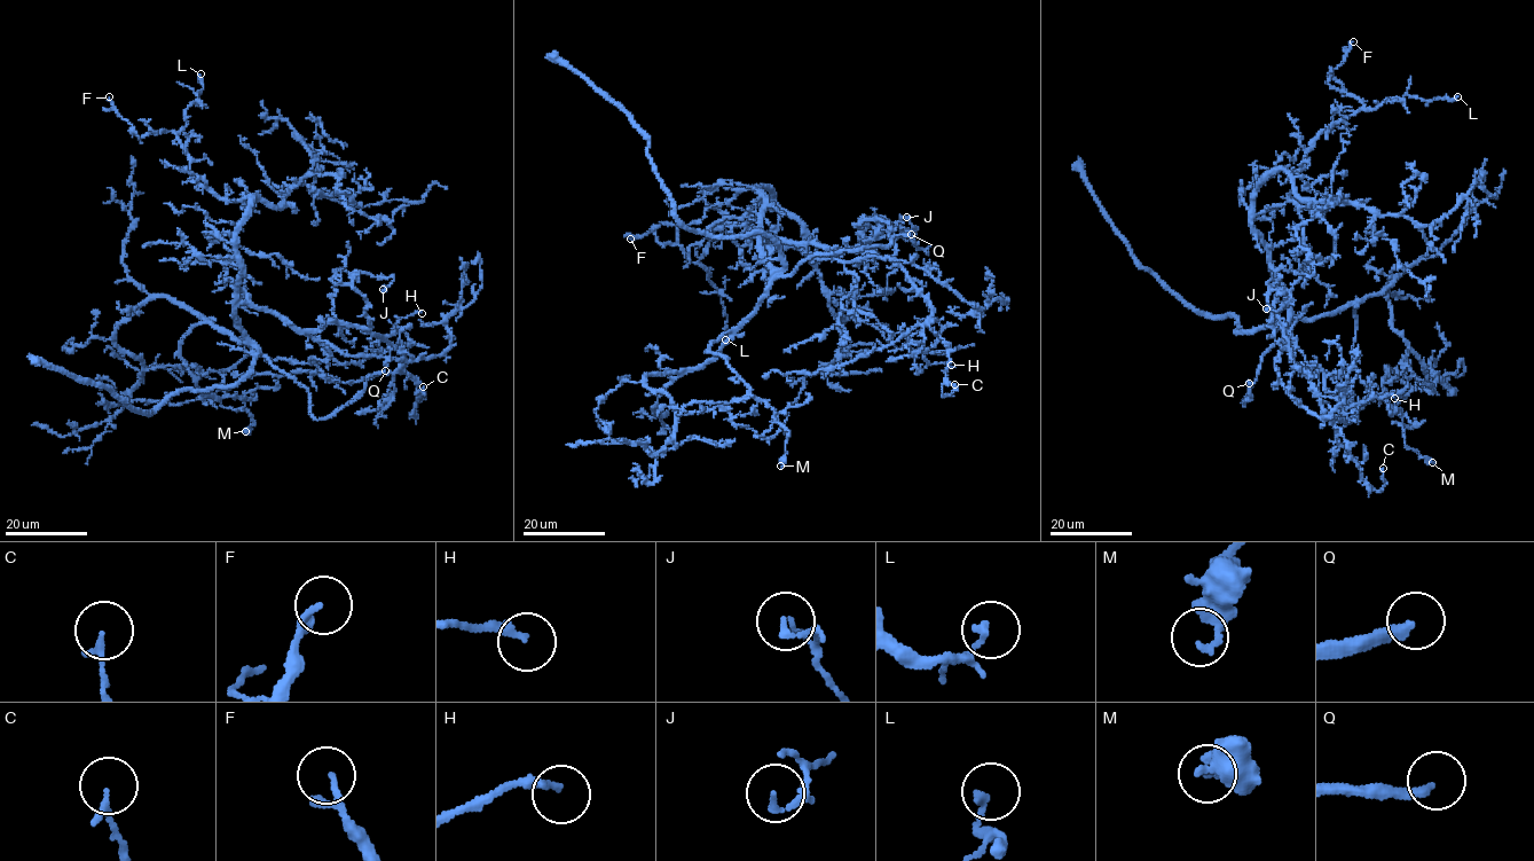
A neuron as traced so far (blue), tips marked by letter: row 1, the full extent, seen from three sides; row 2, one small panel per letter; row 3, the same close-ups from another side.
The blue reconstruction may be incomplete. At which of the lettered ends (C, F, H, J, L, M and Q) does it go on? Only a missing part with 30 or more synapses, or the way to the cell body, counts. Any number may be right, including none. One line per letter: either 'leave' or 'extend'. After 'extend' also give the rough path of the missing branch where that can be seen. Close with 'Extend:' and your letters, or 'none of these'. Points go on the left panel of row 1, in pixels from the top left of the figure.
C: leave
F: leave
H: leave
J: leave
L: leave
M: leave
Q: extend; missing branch runs (385, 370), (412, 367), (439, 377), (454, 393), (457, 405), (454, 421), (457, 421)
Extend: Q

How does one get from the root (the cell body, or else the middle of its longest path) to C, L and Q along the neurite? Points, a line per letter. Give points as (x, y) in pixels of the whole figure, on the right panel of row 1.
C: (1279, 286), (1272, 267), (1274, 318), (1289, 353), (1340, 431), (1362, 479), (1376, 491), (1386, 482), (1383, 468)
L: (1279, 286), (1253, 226), (1257, 182), (1280, 169), (1297, 171), (1320, 134), (1359, 110), (1406, 94), (1457, 96)
Q: (1279, 286), (1295, 323), (1290, 333), (1263, 357), (1243, 406), (1251, 396), (1249, 383)

